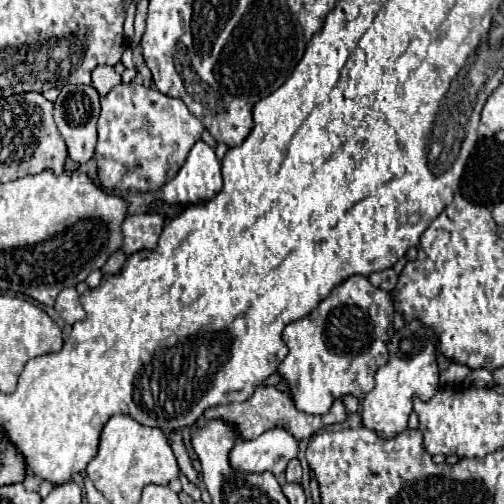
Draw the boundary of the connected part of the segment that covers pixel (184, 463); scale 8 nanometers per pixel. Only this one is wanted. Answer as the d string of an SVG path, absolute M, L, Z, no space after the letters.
M172 432L172 448L174 448L174 454L176 454L176 460L178 460L178 466L180 466L180 470L182 470L182 474L194 484L194 486L202 486L202 482L200 482L200 476L198 476L198 472L192 468L192 462L190 462L190 458L188 458L188 452L186 452L186 448L184 448L184 444L182 444L182 438L180 438L180 434L174 434Z

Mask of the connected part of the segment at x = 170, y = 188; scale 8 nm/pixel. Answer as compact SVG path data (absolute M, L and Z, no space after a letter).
M198 140L178 174L160 192L170 204L198 204L212 200L222 190L220 160L206 142Z

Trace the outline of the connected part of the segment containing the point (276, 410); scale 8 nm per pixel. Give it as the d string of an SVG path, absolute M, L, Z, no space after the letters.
M258 386L258 388L254 390L254 394L252 394L248 400L208 408L208 410L204 412L204 418L206 418L206 420L210 420L210 418L222 418L222 420L234 424L234 426L240 430L240 438L242 438L242 440L258 438L262 432L272 430L272 428L284 428L284 430L290 432L296 440L304 440L304 438L310 438L314 432L318 432L318 430L324 428L324 426L332 426L332 424L344 422L344 420L346 420L346 408L344 408L342 400L336 400L326 416L312 416L312 414L298 412L298 410L294 408L292 398L290 398L288 392L280 392L280 390L276 390L274 386Z

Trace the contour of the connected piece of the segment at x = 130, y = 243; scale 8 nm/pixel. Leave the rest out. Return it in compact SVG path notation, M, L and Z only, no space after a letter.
M134 214L122 224L124 244L122 250L130 256L140 250L154 250L158 246L158 236L164 228L164 218L160 214Z

